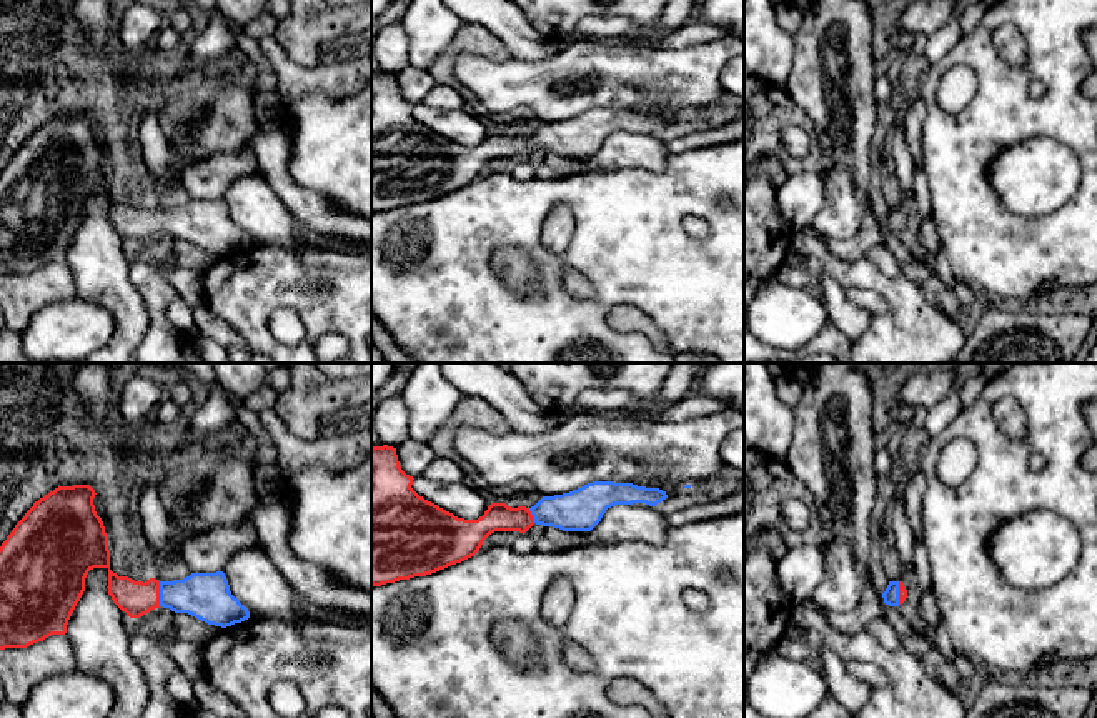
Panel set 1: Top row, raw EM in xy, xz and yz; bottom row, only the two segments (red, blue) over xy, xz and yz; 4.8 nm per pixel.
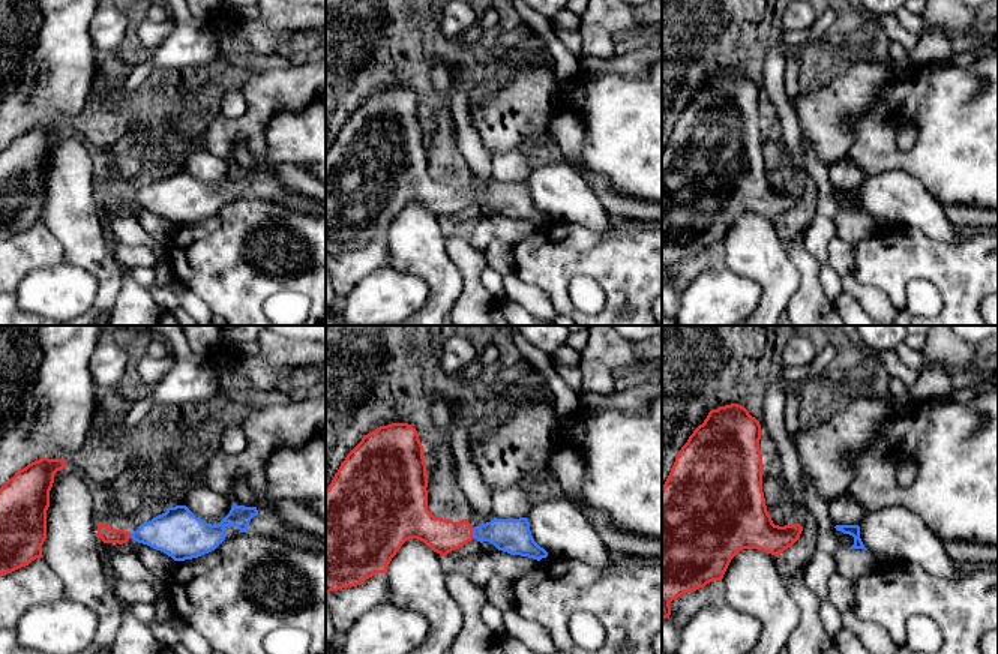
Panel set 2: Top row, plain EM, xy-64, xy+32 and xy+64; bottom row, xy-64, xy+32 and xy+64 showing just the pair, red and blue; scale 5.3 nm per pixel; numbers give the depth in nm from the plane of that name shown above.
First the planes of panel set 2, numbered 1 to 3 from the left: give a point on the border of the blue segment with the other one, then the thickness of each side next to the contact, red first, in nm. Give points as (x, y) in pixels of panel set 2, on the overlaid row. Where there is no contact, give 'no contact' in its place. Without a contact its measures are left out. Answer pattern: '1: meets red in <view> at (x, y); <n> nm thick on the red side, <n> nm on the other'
1: meets red in xy-64 at (129, 536); 90 nm thick on the red side, 260 nm on the other
2: meets red in xy+32 at (471, 533); 190 nm thick on the red side, 190 nm on the other
3: no contact

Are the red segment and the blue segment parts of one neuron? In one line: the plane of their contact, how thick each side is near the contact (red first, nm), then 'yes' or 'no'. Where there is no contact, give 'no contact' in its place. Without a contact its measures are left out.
meets red in xy; 170 nm thick on the red side, 220 nm on the other; yes

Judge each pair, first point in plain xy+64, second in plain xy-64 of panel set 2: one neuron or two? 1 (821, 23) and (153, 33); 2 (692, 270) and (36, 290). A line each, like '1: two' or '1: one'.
1: two
2: two

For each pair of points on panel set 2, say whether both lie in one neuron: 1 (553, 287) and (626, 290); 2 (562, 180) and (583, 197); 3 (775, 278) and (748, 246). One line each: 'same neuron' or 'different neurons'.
1: same neuron
2: same neuron
3: same neuron

